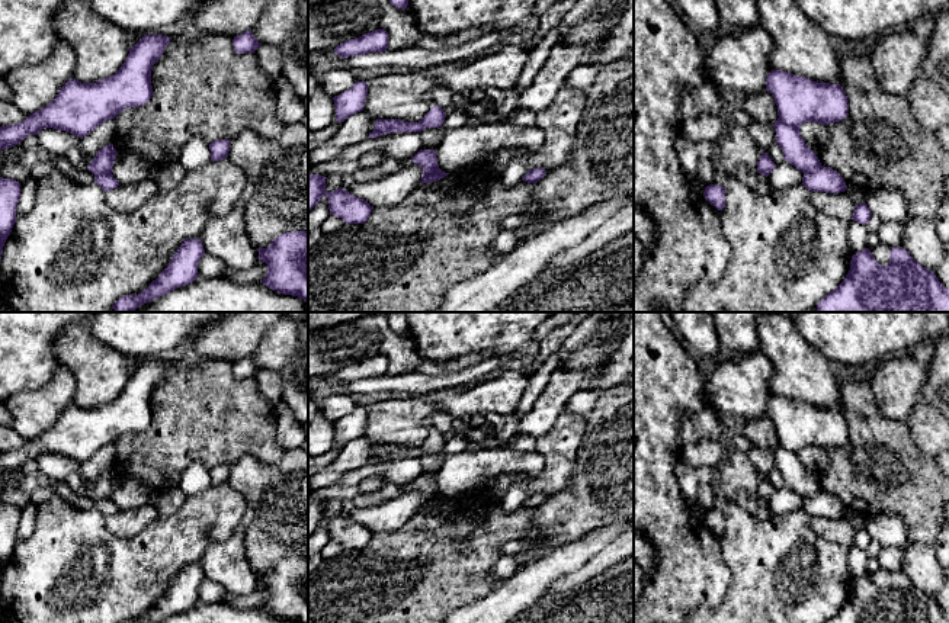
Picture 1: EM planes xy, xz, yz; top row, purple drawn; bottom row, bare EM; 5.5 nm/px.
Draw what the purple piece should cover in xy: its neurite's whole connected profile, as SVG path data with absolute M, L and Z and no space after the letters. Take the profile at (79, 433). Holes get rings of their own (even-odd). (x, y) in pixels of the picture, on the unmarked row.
M157 359L144 360L131 372L122 392L100 407L81 408L70 404L44 434L19 449L0 452L0 475L20 469L28 460L47 453L83 463L105 446L115 444L124 434L145 430L153 421L153 391L170 365Z

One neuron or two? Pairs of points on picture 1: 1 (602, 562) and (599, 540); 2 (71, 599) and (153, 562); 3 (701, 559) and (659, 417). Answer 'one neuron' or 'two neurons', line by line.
1: two neurons
2: one neuron
3: one neuron

